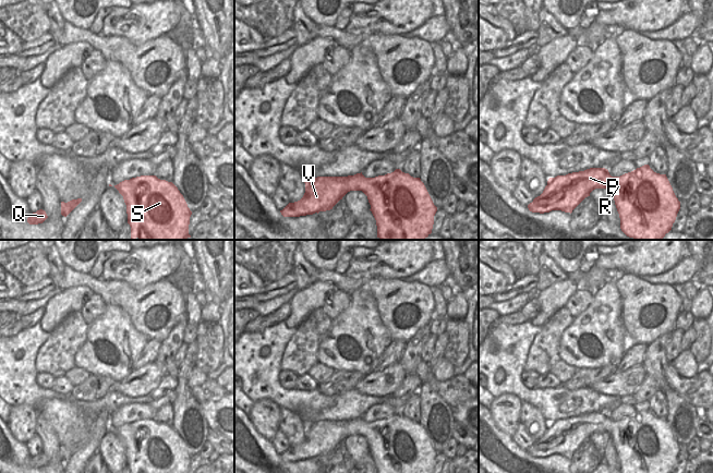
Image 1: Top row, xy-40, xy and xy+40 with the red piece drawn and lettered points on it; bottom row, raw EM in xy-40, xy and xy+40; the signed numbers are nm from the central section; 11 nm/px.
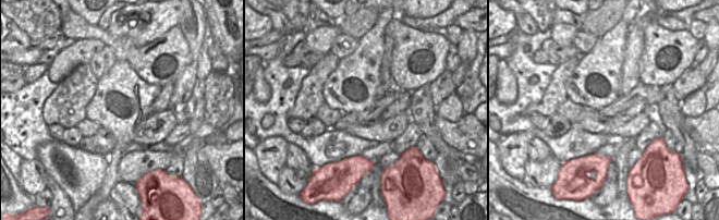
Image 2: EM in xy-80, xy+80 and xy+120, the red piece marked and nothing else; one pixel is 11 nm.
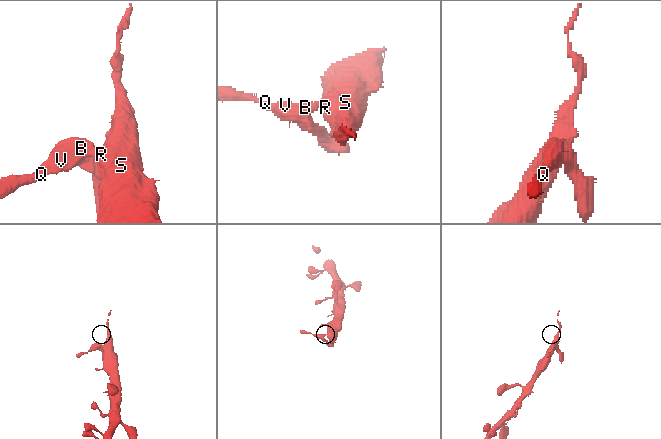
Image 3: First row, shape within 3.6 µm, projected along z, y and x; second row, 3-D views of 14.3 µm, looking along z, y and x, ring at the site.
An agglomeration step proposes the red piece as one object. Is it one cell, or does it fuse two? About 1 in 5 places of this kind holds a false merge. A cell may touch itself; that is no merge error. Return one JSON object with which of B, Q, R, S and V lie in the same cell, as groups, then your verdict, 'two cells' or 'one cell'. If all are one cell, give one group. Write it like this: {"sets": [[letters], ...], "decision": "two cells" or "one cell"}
{"sets": [["B", "Q", "R", "S", "V"]], "decision": "one cell"}

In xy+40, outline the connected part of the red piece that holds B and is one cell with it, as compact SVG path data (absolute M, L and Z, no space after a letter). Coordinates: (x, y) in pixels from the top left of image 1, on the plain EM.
M649 409L620 421L612 421L605 412L590 412L584 415L549 422L543 437L535 441L528 452L532 457L572 454L595 433L607 433L615 445L620 462L620 473L672 473L680 453L666 419L654 416Z

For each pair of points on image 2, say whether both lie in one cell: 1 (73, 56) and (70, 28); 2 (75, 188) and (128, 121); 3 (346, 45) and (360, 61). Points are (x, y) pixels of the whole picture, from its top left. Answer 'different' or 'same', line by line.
1: different
2: different
3: different

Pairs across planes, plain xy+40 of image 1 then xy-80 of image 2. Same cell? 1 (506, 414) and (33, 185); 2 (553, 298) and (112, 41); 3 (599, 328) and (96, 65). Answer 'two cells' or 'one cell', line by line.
1: one cell
2: two cells
3: two cells

